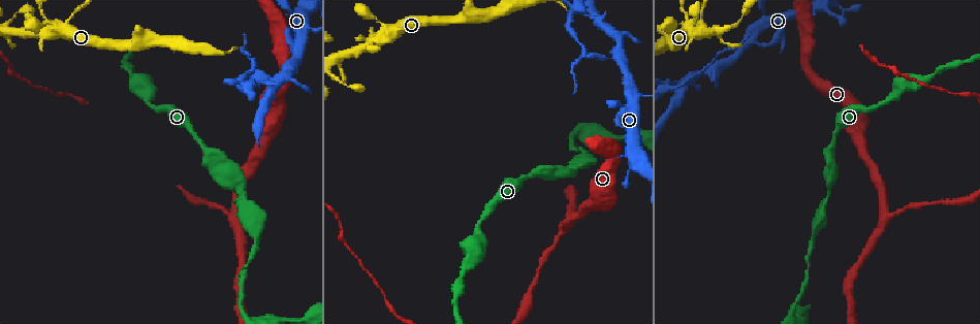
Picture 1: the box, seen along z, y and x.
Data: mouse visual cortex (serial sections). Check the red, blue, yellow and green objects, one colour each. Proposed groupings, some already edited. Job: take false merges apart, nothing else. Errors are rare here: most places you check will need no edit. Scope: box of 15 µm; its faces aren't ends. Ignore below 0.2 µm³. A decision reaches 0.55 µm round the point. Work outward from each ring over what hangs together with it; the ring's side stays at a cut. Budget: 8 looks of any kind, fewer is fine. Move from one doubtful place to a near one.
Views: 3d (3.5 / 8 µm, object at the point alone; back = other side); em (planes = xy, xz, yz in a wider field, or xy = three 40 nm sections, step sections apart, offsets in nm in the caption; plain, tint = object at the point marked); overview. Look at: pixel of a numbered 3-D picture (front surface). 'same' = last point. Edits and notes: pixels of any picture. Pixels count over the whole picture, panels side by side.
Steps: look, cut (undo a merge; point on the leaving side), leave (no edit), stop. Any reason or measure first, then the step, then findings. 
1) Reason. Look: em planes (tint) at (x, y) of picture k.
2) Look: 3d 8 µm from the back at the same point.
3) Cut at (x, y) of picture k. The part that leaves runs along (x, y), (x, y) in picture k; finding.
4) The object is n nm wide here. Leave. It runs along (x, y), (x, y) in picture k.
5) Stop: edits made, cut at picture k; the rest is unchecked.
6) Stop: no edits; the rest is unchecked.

Three-way junction. Look: 3d 3.5 µm at (602, 25) of picture 1.

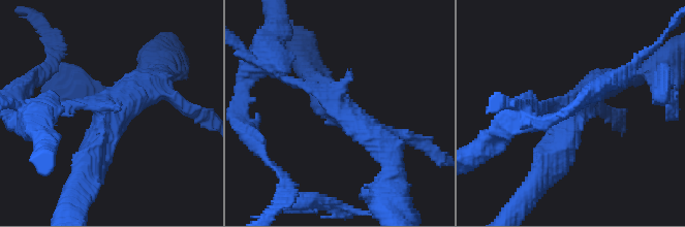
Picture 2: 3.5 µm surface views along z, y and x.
Look: em xy step 5 (tint) at (345, 114) of picture 2.

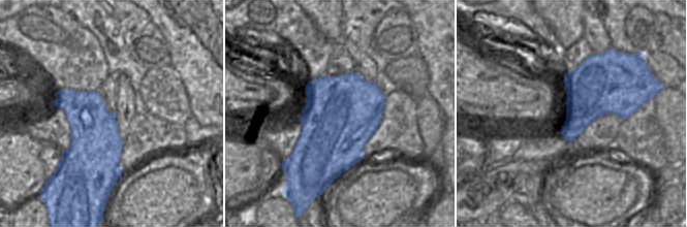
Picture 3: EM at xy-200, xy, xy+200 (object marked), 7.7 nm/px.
Leave. It runs along (392, 156), (318, 90), (286, 76) in picture 2; one cell here.

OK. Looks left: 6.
Sudden change in width. Look: 3d 3.5 µm from the back at (407, 26) of picture 1.

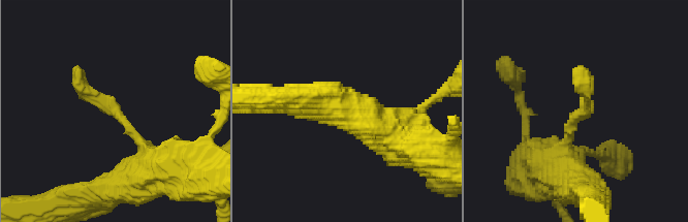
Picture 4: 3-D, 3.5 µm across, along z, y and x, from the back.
Look: em planes (tint) at (575, 119) of picture 4.

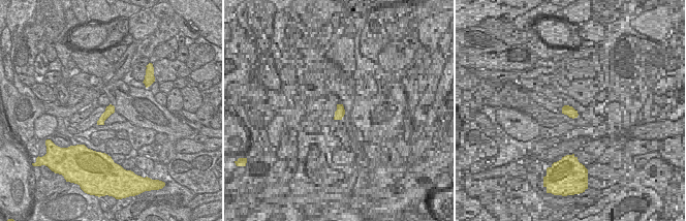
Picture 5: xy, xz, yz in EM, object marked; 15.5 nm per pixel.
Leave. It runs along (154, 171), (137, 136), (77, 73) in picture 4; continuous, no second cell.

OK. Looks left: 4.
Thin neck. Look: 3d 3.5 µm at (577, 169) of picture 1.

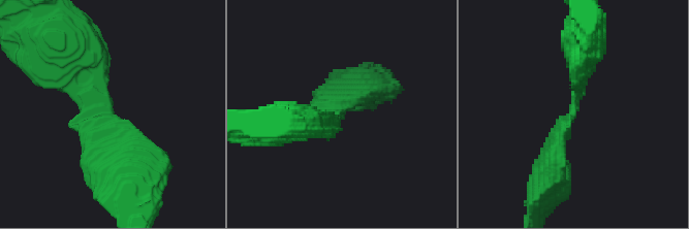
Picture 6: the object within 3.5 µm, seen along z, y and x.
Look: em xy step 5 (plain) at (333, 110) of picture 6.

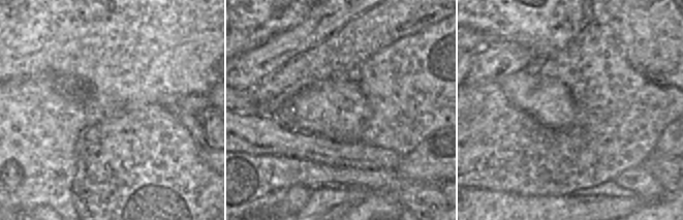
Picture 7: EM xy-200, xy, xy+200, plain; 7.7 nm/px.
Look: em xy step 5 (tint) at the same point.

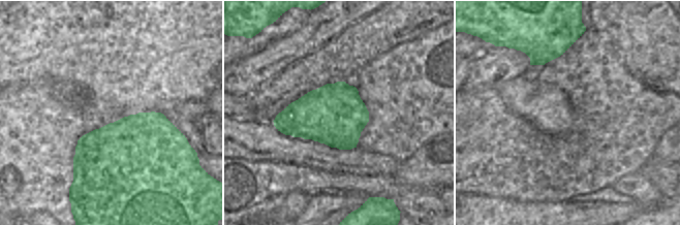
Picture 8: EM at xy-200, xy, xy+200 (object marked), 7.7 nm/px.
Leave. It runs along (81, 53), (122, 175) in picture 6; one cell here.

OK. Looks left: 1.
Stop: no edits; the rest is unchecked.

